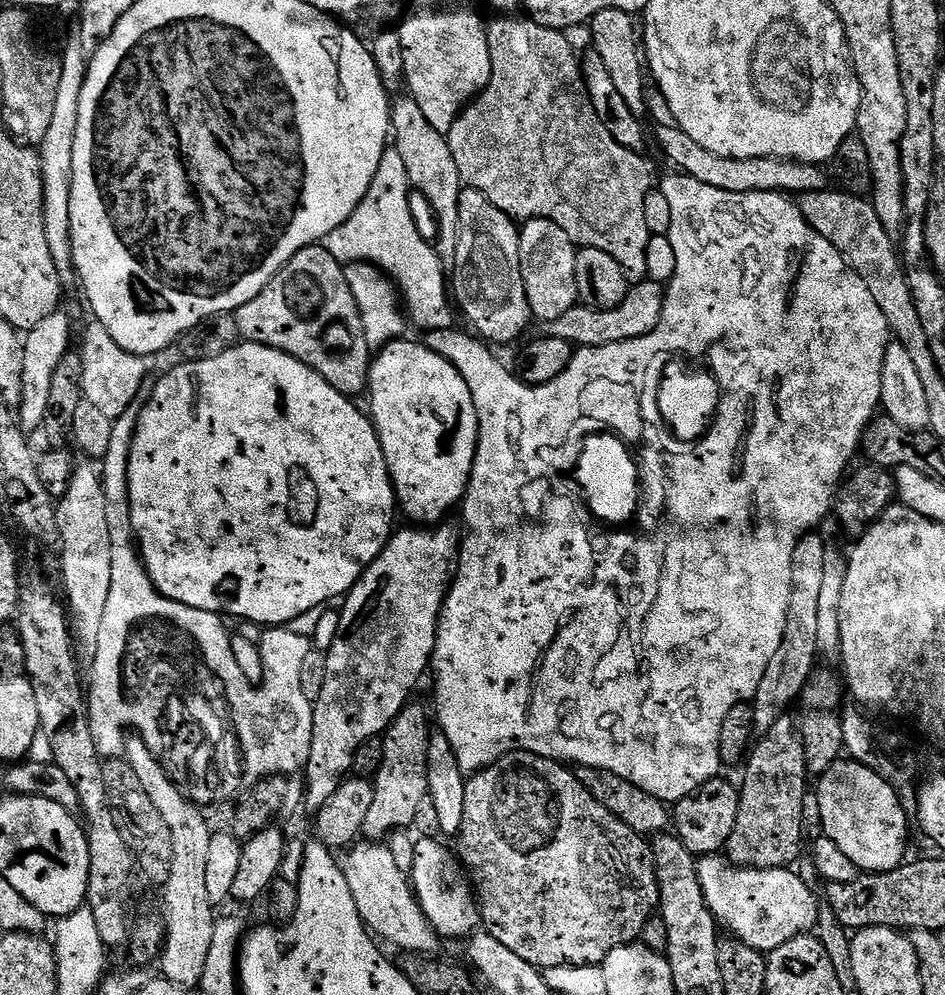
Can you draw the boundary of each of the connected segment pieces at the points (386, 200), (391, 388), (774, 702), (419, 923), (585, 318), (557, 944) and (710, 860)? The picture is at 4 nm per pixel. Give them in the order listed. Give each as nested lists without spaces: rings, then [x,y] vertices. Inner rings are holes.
[[[389,146],[384,149],[382,154],[382,162],[378,162],[378,174],[374,174],[374,182],[370,182],[370,190],[366,190],[366,198],[362,198],[362,202],[358,202],[358,206],[354,210],[354,214],[350,214],[350,218],[346,218],[346,222],[342,222],[342,226],[338,226],[334,230],[330,230],[330,234],[326,234],[326,238],[322,242],[322,247],[330,254],[334,254],[334,258],[339,264],[351,266],[351,264],[373,264],[373,269],[379,270],[393,281],[395,287],[398,289],[399,295],[402,297],[403,303],[406,305],[406,316],[409,321],[412,320],[424,332],[433,332],[434,330],[442,330],[443,328],[453,327],[454,320],[452,320],[452,308],[454,312],[454,304],[450,299],[450,280],[446,275],[445,261],[441,260],[440,255],[437,254],[435,247],[431,243],[424,241],[422,233],[416,229],[416,220],[412,217],[412,208],[408,205],[408,192],[410,193],[410,185],[408,183],[408,175],[406,174],[406,165],[403,164],[401,156],[395,146]]]
[[[397,338],[385,344],[383,348],[375,353],[374,359],[371,361],[368,369],[368,386],[367,395],[373,404],[373,412],[371,421],[376,425],[376,433],[380,439],[380,445],[384,451],[386,458],[386,466],[388,473],[392,479],[392,489],[396,491],[396,502],[401,513],[405,512],[409,516],[411,523],[416,526],[436,526],[445,519],[444,516],[452,507],[459,505],[464,499],[464,495],[468,493],[468,483],[472,477],[472,467],[474,466],[474,458],[476,457],[476,447],[478,446],[478,434],[480,427],[478,426],[478,414],[474,410],[474,398],[470,394],[470,386],[466,386],[466,382],[462,378],[462,374],[458,374],[458,370],[450,362],[446,362],[446,358],[442,358],[438,354],[434,354],[434,350],[430,350],[423,342],[416,344],[412,340],[404,340],[405,338]]]
[[[813,530],[800,539],[798,546],[794,546],[786,630],[778,652],[774,654],[774,658],[770,658],[766,674],[762,674],[762,682],[758,682],[756,697],[750,702],[754,729],[760,734],[769,732],[774,722],[786,715],[788,707],[791,704],[793,707],[799,701],[804,683],[818,664],[818,593],[822,591],[822,558],[826,555],[826,540],[825,537],[820,537],[820,534],[819,531]]]
[[[360,842],[347,856],[348,861],[345,859],[342,864],[346,882],[350,882],[354,906],[358,906],[358,914],[369,932],[381,941],[389,940],[396,948],[404,948],[400,950],[408,954],[436,954],[442,944],[441,937],[430,926],[422,906],[417,902],[409,873],[398,870],[394,854],[390,854],[387,846],[380,842]]]
[[[645,278],[629,287],[626,298],[614,306],[614,310],[594,310],[583,306],[571,308],[562,314],[562,318],[547,325],[547,335],[566,338],[573,346],[582,348],[597,348],[614,342],[626,342],[630,338],[642,338],[650,334],[662,318],[665,291],[665,285]]]
[[[508,752],[502,758],[495,760],[493,764],[481,772],[471,773],[467,777],[465,786],[465,813],[462,817],[462,826],[458,835],[460,848],[458,847],[458,859],[468,873],[472,887],[476,893],[476,903],[480,905],[480,919],[483,931],[489,932],[502,946],[509,950],[514,950],[518,958],[525,962],[530,962],[535,968],[547,970],[549,968],[591,968],[604,963],[606,954],[610,950],[618,950],[618,946],[635,944],[641,939],[643,928],[647,920],[657,915],[660,906],[660,891],[658,890],[658,878],[656,877],[656,867],[652,857],[652,845],[645,837],[639,836],[626,822],[622,822],[576,776],[571,767],[565,766],[558,760],[547,760],[538,754],[529,752]],[[572,842],[572,844],[584,844],[584,864],[578,862],[578,856],[572,858],[572,864],[568,862],[564,868],[554,870],[552,866],[552,854],[556,856],[556,850],[560,844]]]
[[[720,854],[701,856],[696,862],[696,874],[700,883],[706,906],[712,912],[721,929],[729,928],[735,939],[746,946],[765,954],[778,950],[786,942],[808,934],[815,929],[821,903],[816,900],[817,893],[802,882],[796,870],[788,868],[738,868]]]

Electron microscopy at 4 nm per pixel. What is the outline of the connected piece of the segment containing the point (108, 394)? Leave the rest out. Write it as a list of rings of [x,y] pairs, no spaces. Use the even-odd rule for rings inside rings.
[[[98,322],[91,323],[85,326],[84,342],[78,346],[82,360],[80,388],[83,399],[91,402],[100,413],[106,414],[106,418],[116,420],[126,414],[132,404],[137,403],[136,395],[144,388],[149,361],[143,356],[122,350],[122,346],[118,346],[118,342],[110,338],[110,330],[106,330],[106,326]]]

